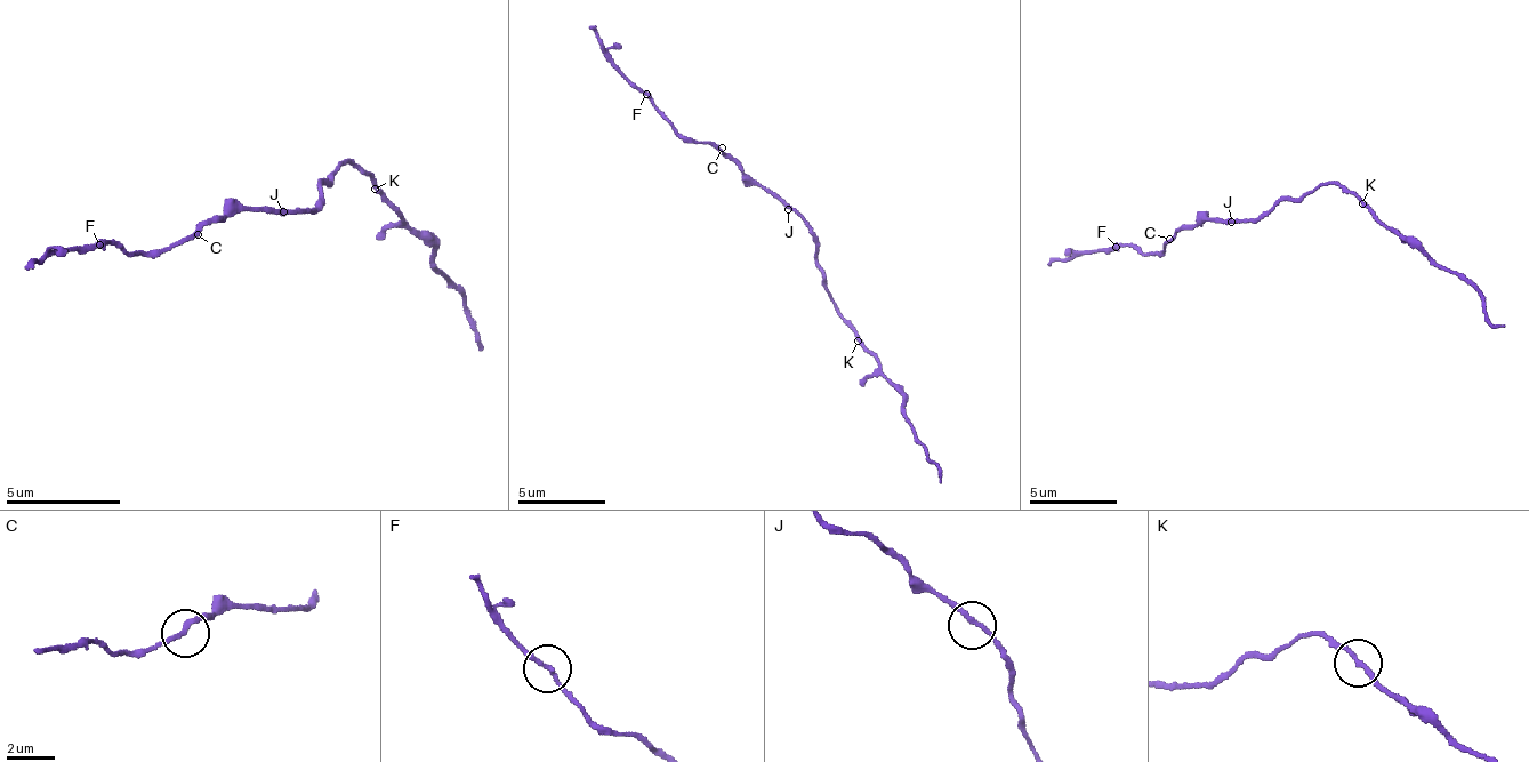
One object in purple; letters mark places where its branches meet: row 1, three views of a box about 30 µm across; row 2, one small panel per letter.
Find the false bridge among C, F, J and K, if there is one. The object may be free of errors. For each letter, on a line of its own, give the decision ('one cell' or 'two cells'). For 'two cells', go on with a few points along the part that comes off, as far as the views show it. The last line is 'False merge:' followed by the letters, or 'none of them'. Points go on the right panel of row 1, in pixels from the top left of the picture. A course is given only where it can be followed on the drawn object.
C: one cell
F: one cell
J: one cell
K: one cell
False merge: none of them

